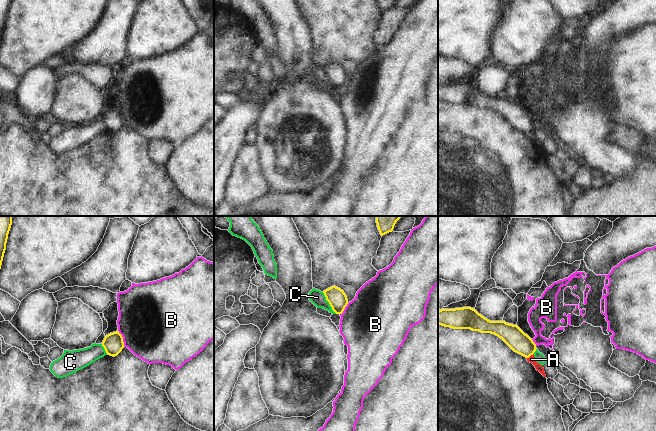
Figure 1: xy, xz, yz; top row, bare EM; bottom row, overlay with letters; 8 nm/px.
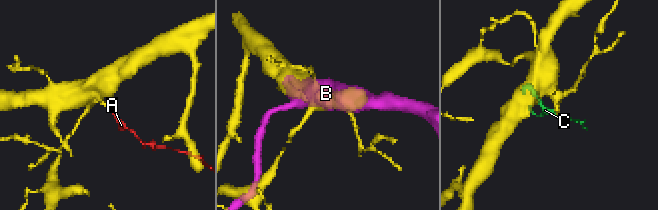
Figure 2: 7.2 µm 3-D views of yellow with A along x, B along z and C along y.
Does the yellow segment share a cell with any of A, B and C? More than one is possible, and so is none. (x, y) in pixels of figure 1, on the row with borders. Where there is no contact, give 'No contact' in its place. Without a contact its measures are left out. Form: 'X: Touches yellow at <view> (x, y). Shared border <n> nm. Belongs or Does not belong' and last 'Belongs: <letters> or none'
A: Touches yellow at yz (529, 356). Shared border 80 nm. Belongs
B: Touches yellow at xy (122, 338). Shared border 140 nm. Does not belong
C: Touches yellow at xz (329, 303). Shared border 200 nm. Does not belong
Belongs: A.

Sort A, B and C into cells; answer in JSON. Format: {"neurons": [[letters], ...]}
{"neurons": [["A"], ["B"], ["C"]]}

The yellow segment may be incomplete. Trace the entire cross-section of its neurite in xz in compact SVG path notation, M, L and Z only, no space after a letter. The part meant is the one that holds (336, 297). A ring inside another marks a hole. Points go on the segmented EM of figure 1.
M332 286L324 290L323 293L332 307L332 310L336 314L342 314L348 304L348 299L344 291L336 286Z

